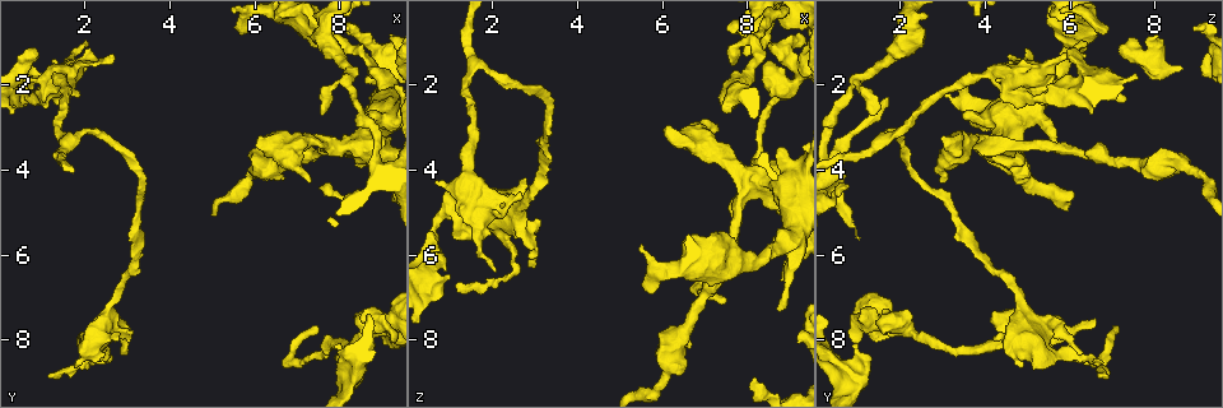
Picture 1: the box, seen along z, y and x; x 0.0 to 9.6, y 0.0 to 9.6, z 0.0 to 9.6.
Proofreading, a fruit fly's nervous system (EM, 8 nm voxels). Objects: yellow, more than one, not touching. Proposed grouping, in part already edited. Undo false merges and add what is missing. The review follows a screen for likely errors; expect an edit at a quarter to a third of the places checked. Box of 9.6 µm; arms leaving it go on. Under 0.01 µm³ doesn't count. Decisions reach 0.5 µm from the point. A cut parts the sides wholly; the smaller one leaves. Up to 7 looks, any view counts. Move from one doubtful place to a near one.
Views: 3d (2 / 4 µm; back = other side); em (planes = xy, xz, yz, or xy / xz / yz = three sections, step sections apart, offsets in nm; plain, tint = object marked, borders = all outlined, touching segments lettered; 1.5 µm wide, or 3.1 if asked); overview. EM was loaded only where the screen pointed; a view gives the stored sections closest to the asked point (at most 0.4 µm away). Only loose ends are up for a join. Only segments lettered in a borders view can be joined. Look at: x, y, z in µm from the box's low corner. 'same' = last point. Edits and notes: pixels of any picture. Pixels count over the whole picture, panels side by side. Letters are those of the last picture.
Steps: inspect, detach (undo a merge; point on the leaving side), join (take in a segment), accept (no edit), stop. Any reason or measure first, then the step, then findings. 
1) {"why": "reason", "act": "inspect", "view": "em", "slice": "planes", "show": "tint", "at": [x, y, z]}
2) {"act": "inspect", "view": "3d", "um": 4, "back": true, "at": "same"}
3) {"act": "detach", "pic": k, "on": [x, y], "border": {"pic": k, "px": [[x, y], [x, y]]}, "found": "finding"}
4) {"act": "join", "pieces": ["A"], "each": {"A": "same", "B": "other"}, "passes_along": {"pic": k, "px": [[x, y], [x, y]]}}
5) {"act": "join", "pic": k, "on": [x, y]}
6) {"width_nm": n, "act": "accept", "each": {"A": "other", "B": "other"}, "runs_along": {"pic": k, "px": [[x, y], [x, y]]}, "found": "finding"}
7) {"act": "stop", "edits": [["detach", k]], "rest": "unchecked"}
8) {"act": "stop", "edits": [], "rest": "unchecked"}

{"why": "end of a long branch", "act": "inspect", "view": "3d", "um": 4, "at": [8.95, 7.50, 6.60]}

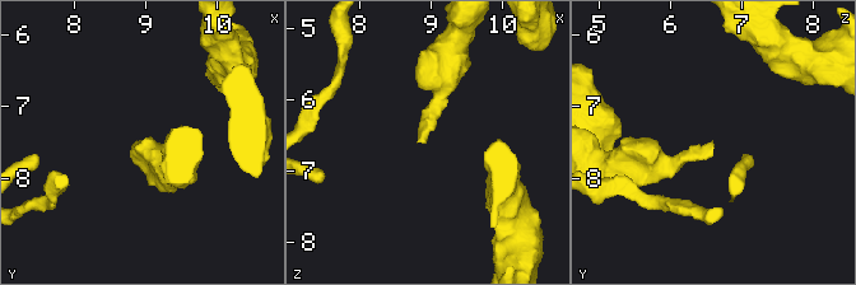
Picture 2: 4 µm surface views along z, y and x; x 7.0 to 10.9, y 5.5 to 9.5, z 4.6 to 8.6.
{"why": "need the tissue", "act": "inspect", "view": "em", "slice": "planes", "show": "borders", "at": [8.95, 7.50, 6.60]}

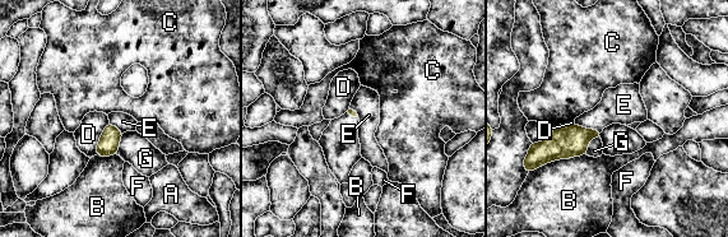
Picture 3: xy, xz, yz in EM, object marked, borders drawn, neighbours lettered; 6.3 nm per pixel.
{"act": "accept", "each": {"A": "other", "B": "other", "C": "other", "D": "other", "E": "other", "F": "other", "G": "other"}, "border": {"pic": 3, "px": [[575, 122], [601, 131]]}, "found": "no lettered segment goes on from it"}

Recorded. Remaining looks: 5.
{"why": "an open end", "act": "inspect", "view": "3d", "um": 4, "at": [8.00, 8.10, 0.95]}

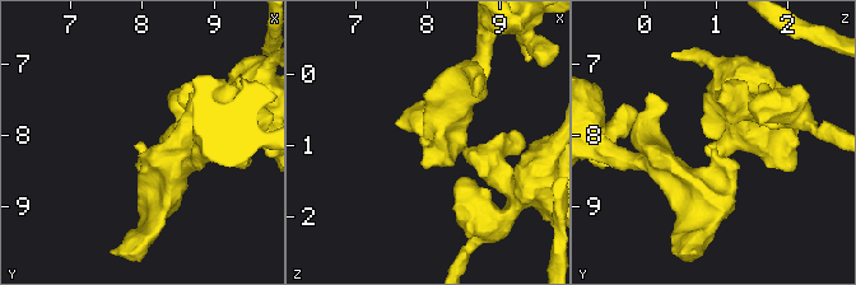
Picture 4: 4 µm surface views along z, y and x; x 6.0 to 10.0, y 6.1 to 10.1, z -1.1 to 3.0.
{"why": "shape alone is not enough", "act": "inspect", "view": "em", "slice": "yz", "step": 4, "show": "tint", "at": [8.00, 8.05, 0.90]}

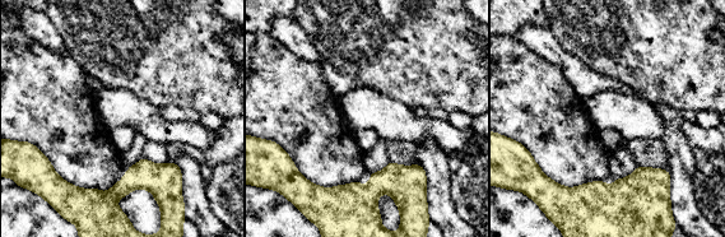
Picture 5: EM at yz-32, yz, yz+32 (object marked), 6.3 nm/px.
{"why": "cut it another way", "act": "inspect", "view": "em", "slice": "planes", "show": "borders", "at": "same"}

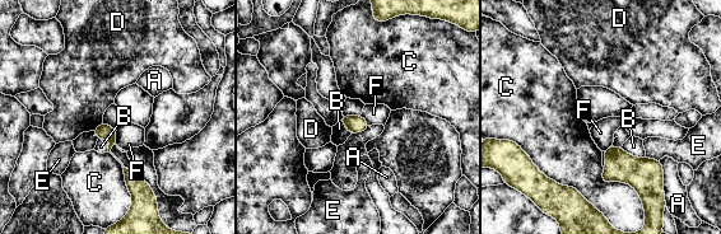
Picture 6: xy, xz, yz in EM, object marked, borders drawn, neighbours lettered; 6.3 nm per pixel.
{"act": "accept", "each": {"A": "other", "B": "other", "C": "other", "D": "other", "E": "other", "F": "other"}, "runs_along": {"pic": 6, "px": [[102, 127], [111, 136], [110, 151], [143, 185]]}, "found": "none of them fits"}

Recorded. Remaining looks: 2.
{"act": "stop", "edits": [], "rest": "unchecked"}

